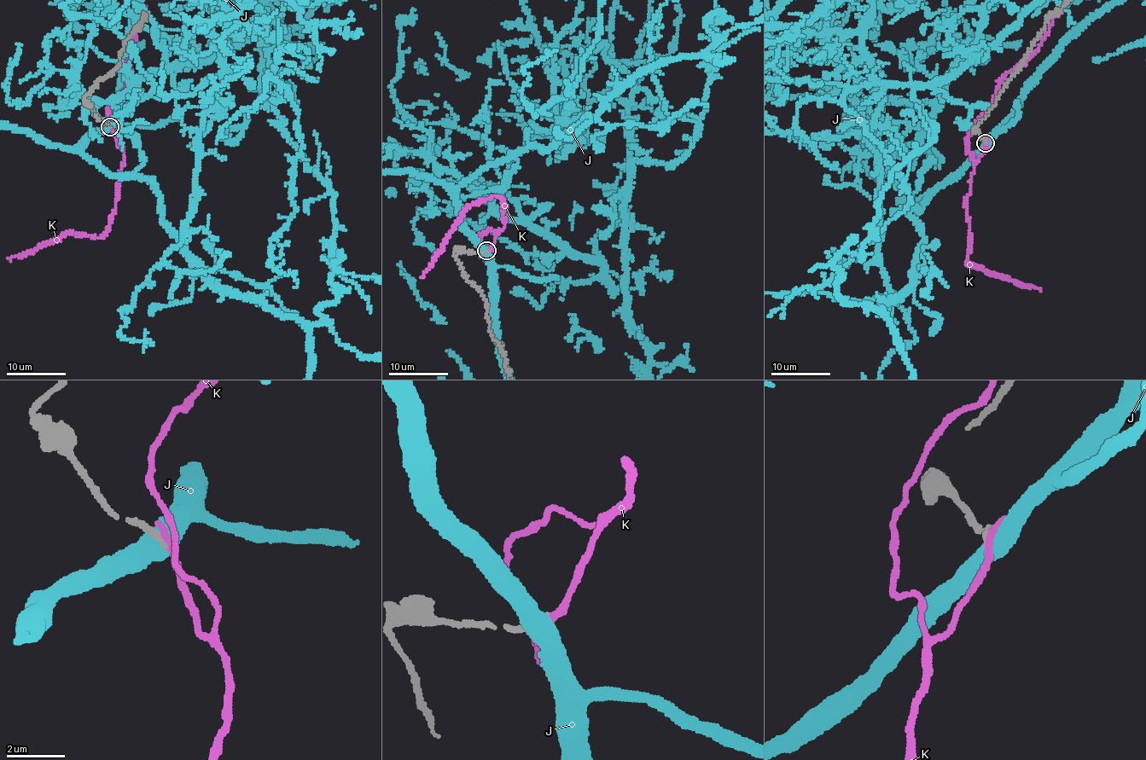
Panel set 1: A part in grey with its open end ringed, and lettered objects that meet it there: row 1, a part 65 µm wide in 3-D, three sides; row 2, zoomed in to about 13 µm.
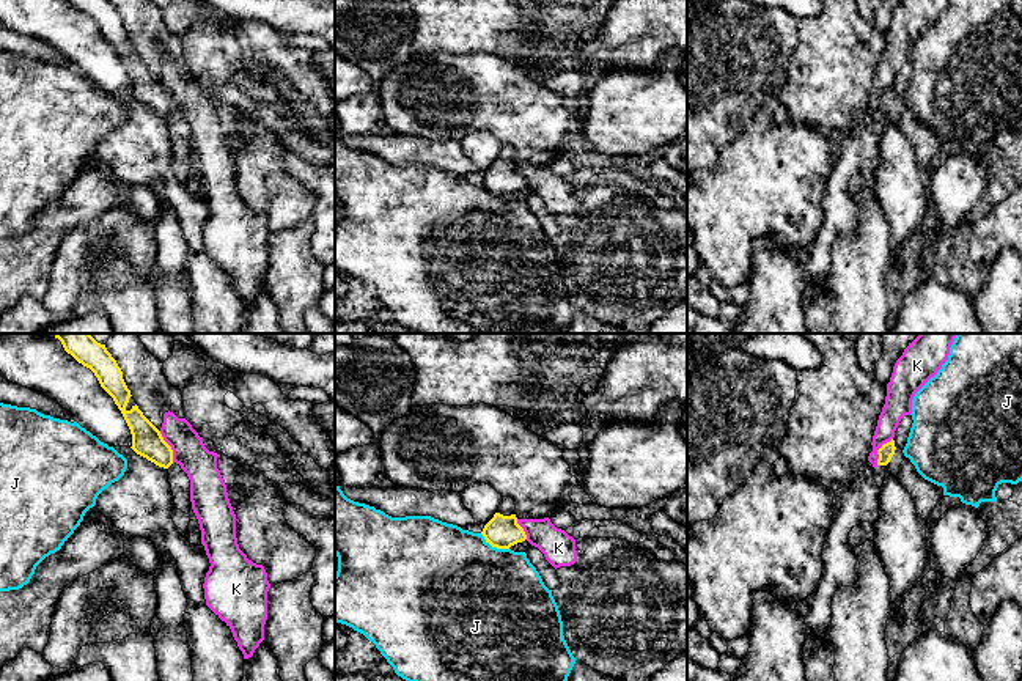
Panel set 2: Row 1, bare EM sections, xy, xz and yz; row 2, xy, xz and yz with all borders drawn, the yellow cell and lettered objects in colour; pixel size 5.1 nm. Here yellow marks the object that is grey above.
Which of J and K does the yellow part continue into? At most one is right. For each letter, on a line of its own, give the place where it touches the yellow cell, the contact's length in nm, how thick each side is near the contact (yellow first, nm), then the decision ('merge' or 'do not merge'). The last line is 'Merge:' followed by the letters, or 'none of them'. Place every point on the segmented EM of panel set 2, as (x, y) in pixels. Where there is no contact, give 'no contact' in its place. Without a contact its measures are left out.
J: meets yellow in xz at (494, 546); contact 170 nm long; 170 nm thick on the yellow side, 500 nm on the other; do not merge
K: meets yellow in xy at (170, 447); contact 180 nm long; 160 nm thick on the yellow side, 170 nm on the other; do not merge
Merge: none of them

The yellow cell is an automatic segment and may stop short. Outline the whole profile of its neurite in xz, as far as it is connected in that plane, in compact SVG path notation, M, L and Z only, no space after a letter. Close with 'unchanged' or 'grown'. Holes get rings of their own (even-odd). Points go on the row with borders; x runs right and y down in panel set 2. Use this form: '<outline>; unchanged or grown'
M502 497L497 513L484 525L481 535L492 547L509 549L527 539L524 528L517 524L514 510L514 500L511 497Z; grown

